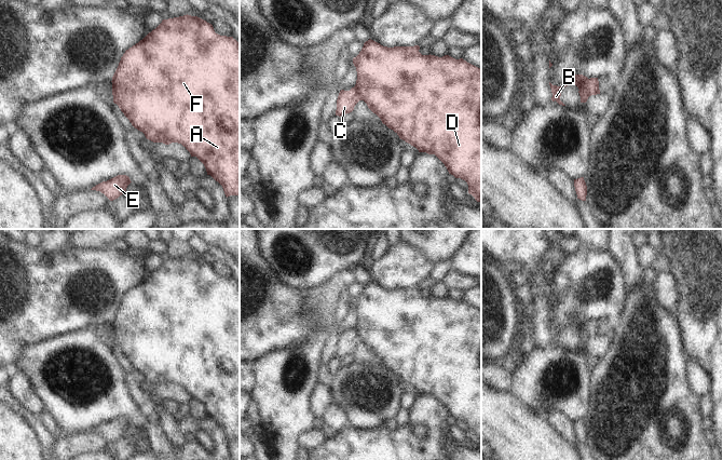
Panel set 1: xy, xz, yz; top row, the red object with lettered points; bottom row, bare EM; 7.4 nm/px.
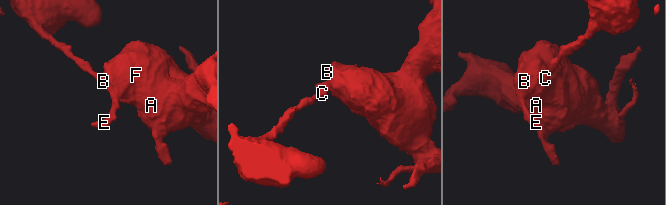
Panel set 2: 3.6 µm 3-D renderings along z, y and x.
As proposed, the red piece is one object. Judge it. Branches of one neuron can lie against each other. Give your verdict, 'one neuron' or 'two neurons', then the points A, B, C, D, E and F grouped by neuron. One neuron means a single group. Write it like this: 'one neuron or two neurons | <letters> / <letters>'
two neurons | A B D E F / C

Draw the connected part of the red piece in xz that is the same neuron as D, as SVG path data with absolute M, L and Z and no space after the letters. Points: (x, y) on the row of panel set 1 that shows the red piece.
M371 39L366 41L359 54L353 58L357 71L356 93L368 108L381 119L382 123L393 130L400 139L415 147L419 152L435 154L445 164L449 174L465 180L468 185L468 193L481 203L481 69L463 58L455 59L449 55L442 57L431 54L422 55L419 50L419 45L387 48Z

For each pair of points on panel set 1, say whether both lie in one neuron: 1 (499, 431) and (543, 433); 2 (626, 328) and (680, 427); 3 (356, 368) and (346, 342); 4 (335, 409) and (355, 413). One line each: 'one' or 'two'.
1: one
2: one
3: two
4: two

